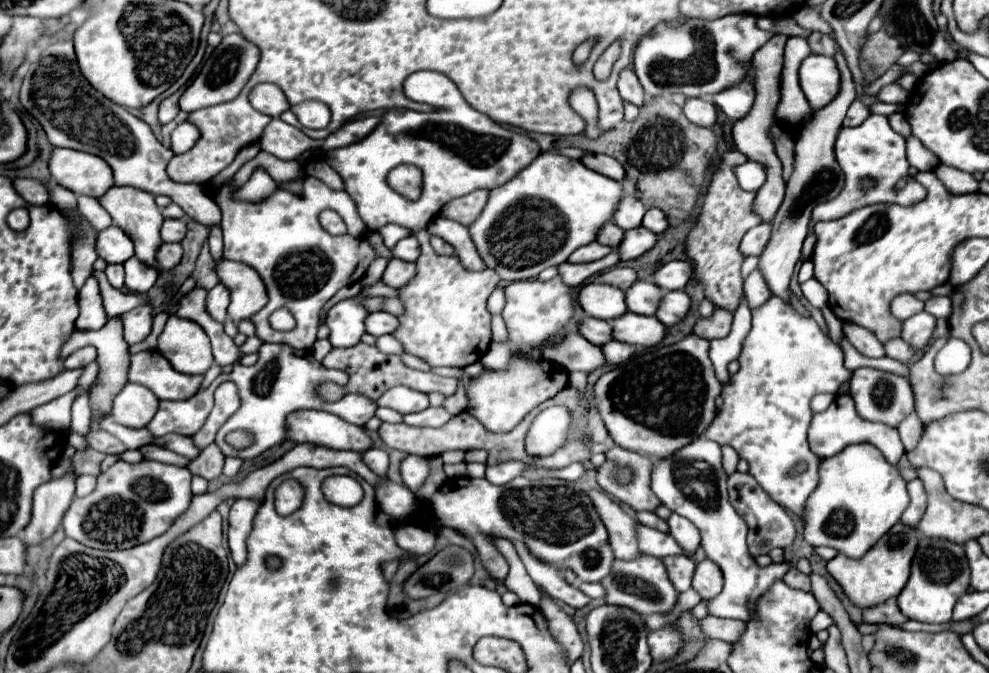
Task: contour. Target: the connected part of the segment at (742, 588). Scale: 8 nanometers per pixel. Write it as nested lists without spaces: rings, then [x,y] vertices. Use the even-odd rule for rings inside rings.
[[[698,438],[692,444],[684,446],[674,456],[660,460],[654,466],[652,490],[664,506],[688,518],[700,530],[706,558],[716,562],[724,574],[722,596],[708,600],[708,612],[720,618],[738,618],[746,622],[754,614],[754,604],[758,596],[766,592],[774,580],[782,578],[792,568],[792,562],[780,562],[776,566],[766,568],[760,568],[754,562],[754,558],[748,554],[746,548],[748,526],[744,526],[744,520],[728,502],[726,478],[728,476],[724,474],[720,462],[720,444],[706,438]]]

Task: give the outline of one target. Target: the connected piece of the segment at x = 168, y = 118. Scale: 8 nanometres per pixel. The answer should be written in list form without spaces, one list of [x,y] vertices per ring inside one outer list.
[[[174,94],[174,96],[166,98],[166,100],[162,100],[160,112],[158,112],[162,124],[168,124],[178,116],[178,98],[180,98],[180,94]]]

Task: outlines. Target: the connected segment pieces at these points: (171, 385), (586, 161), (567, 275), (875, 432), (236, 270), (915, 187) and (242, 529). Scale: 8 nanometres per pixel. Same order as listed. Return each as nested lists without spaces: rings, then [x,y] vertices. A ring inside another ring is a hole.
[[[142,350],[132,356],[128,380],[146,386],[158,400],[186,400],[198,392],[204,376],[180,374],[158,350]]]
[[[586,152],[586,154],[580,158],[580,162],[582,162],[584,166],[588,166],[590,170],[596,170],[596,172],[600,172],[600,174],[612,178],[612,180],[622,180],[622,178],[624,178],[624,168],[622,168],[614,158],[606,156],[606,154]]]
[[[612,250],[608,256],[596,260],[596,262],[588,262],[588,264],[570,264],[570,262],[564,262],[558,266],[558,274],[564,278],[564,282],[568,282],[568,286],[580,286],[584,284],[588,278],[616,266],[620,262],[618,258],[618,252]]]
[[[836,396],[834,402],[820,414],[814,414],[812,418],[812,424],[808,428],[808,444],[810,444],[810,450],[818,456],[818,458],[830,458],[834,454],[838,454],[842,448],[850,446],[850,444],[856,444],[856,442],[868,442],[872,446],[876,446],[878,450],[882,450],[882,454],[886,456],[886,460],[890,464],[898,464],[900,456],[904,454],[904,446],[900,450],[900,436],[898,436],[898,430],[896,428],[890,428],[886,424],[880,424],[880,422],[868,422],[864,418],[860,418],[856,414],[856,408],[854,408],[854,400],[850,396]]]
[[[220,260],[218,276],[224,286],[230,290],[228,318],[238,324],[242,320],[252,320],[252,314],[258,314],[264,304],[268,304],[268,294],[262,278],[250,266],[232,260]]]
[[[872,114],[856,128],[842,128],[840,134],[838,134],[838,140],[836,140],[836,160],[846,174],[846,186],[836,196],[836,200],[828,200],[828,202],[822,202],[822,204],[814,206],[814,210],[812,210],[812,220],[814,222],[836,220],[836,218],[842,218],[844,214],[850,214],[852,210],[868,206],[868,204],[890,203],[912,206],[912,204],[924,200],[926,190],[918,182],[910,180],[902,190],[896,190],[896,182],[900,178],[908,176],[908,166],[910,164],[906,160],[904,138],[898,132],[892,130],[886,116]],[[864,176],[872,176],[876,180],[876,186],[872,190],[862,190],[860,188],[860,180]]]
[[[236,500],[230,506],[230,516],[228,516],[228,546],[232,560],[242,566],[246,562],[246,538],[252,530],[252,520],[256,510],[260,508],[262,502],[254,500]]]

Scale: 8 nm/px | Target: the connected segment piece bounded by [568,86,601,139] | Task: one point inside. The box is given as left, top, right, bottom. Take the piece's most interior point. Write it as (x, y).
(581, 100)

